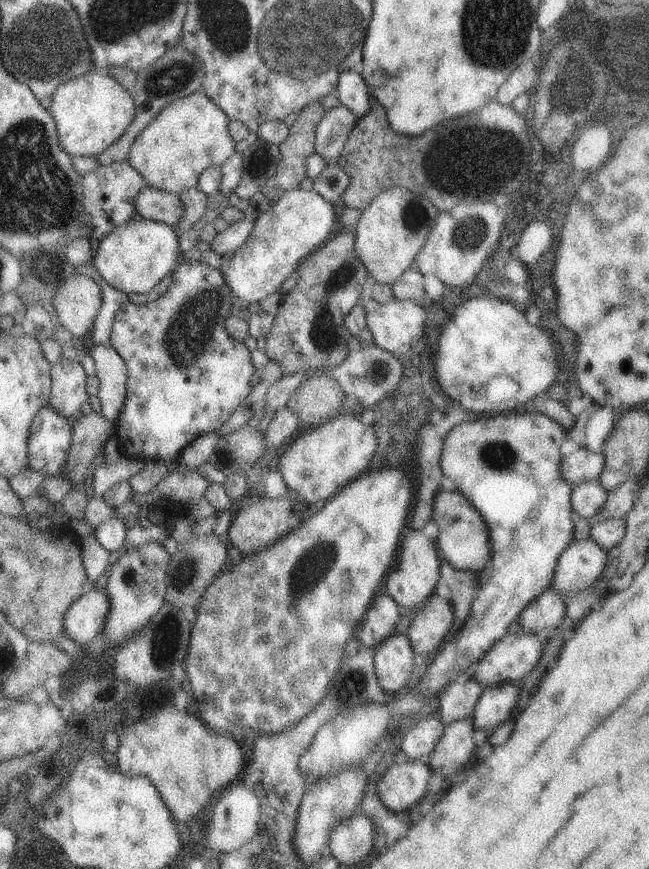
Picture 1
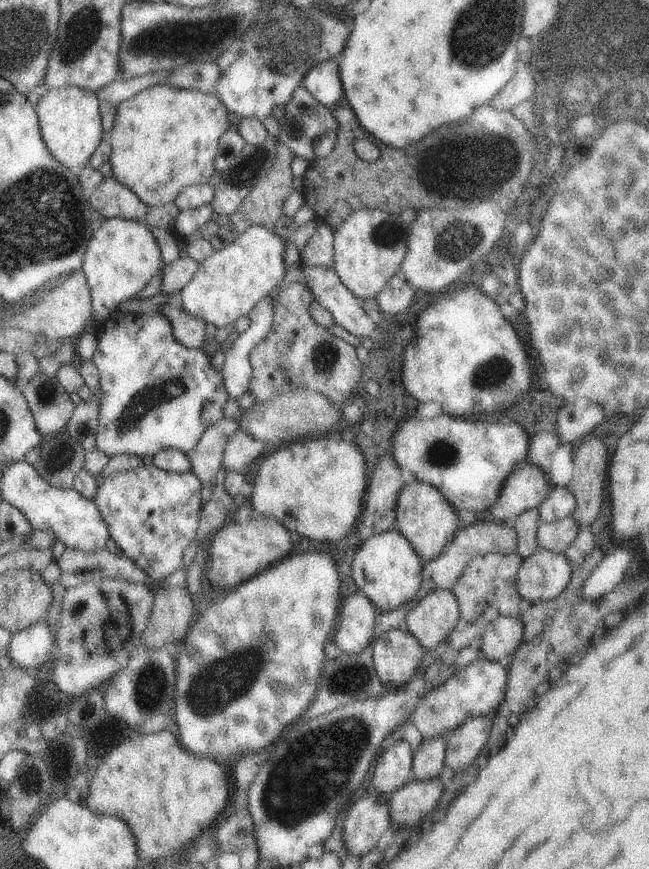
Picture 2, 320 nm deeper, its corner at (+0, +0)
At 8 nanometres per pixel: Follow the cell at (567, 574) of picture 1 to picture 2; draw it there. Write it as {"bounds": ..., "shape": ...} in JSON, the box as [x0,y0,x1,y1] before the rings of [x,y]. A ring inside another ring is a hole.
{"bounds":[516,548,573,603],"shape":[[[542,548],[524,559],[516,574],[516,588],[522,599],[530,603],[550,602],[568,587],[572,574],[573,569],[565,553]]]}

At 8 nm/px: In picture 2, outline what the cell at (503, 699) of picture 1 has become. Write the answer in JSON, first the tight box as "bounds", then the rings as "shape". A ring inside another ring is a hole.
{"bounds":[444,716,494,774],"shape":[[[476,716],[462,726],[448,733],[446,738],[446,760],[444,766],[454,774],[464,772],[484,748],[488,736],[494,728],[494,716]]]}

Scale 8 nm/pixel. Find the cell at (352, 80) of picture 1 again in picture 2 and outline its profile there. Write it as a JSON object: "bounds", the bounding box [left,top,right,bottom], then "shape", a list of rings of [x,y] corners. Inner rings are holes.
{"bounds":[300,58,343,108],"shape":[[[339,58],[325,60],[305,71],[300,87],[304,87],[320,104],[331,108],[343,98],[339,75]]]}

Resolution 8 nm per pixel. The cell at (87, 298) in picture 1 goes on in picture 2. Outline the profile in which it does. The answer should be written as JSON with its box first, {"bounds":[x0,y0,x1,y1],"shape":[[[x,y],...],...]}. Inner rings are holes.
{"bounds":[17,270,92,345],"shape":[[[78,270],[64,277],[43,294],[38,304],[29,306],[25,314],[18,316],[17,329],[25,329],[32,335],[44,335],[56,345],[67,340],[77,339],[89,327],[92,321],[92,294],[84,270]]]}

